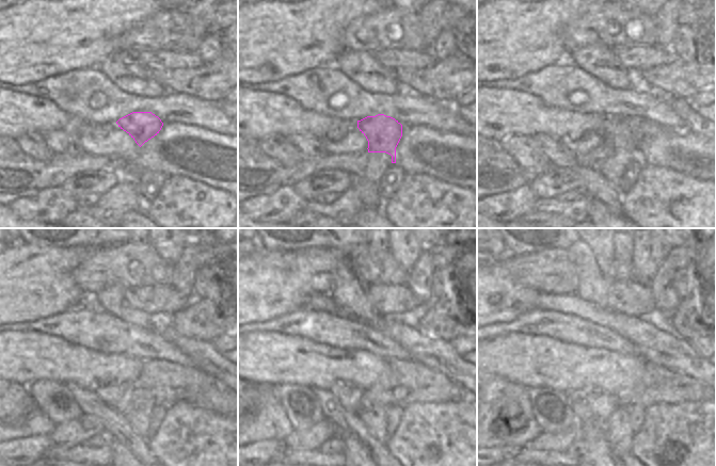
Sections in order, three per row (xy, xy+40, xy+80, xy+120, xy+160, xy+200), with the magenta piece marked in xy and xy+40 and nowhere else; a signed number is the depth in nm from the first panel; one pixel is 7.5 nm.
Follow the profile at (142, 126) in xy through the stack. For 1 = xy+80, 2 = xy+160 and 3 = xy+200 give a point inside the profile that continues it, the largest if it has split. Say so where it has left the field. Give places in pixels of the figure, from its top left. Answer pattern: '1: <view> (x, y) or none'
1: xy+80 (627, 133)
2: xy+160 (404, 382)
3: xy+200 (659, 384)

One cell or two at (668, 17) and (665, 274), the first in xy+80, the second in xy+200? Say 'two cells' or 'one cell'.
one cell

